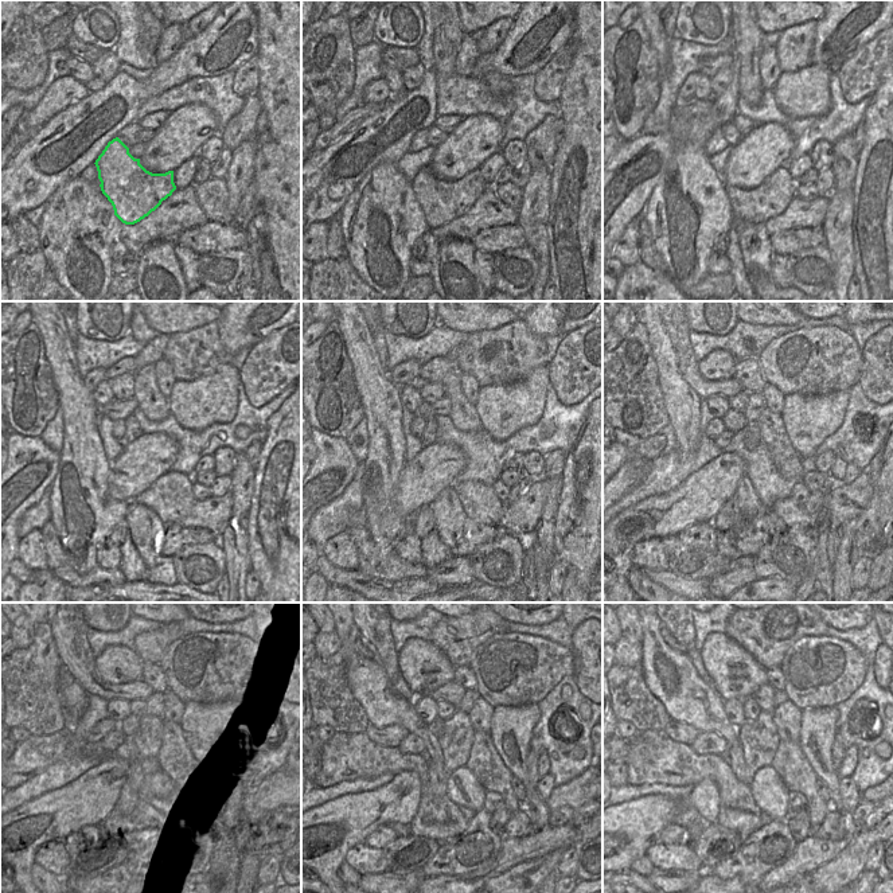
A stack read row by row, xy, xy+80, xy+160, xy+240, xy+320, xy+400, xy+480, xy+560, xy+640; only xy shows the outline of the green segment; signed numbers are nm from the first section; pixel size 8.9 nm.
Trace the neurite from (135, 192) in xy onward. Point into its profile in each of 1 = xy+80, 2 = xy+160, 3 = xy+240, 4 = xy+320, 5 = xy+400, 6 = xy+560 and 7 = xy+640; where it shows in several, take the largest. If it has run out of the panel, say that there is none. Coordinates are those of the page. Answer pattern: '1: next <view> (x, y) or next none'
1: next xy+80 (441, 201)
2: next xy+160 (771, 198)
3: next xy+240 (170, 496)
4: next xy+320 (479, 502)
5: next xy+400 (792, 515)
6: next xy+560 (519, 825)
7: next xy+640 (833, 827)

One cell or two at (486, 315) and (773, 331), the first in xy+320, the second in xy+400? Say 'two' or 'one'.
two

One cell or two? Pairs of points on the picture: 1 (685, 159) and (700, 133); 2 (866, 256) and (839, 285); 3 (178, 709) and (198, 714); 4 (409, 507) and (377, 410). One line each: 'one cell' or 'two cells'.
1: two cells
2: two cells
3: two cells
4: two cells

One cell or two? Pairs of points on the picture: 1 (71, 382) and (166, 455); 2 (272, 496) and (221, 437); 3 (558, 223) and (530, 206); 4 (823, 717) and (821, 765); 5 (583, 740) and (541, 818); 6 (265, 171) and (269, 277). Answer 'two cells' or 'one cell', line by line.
1: two cells
2: two cells
3: two cells
4: one cell
5: two cells
6: one cell

